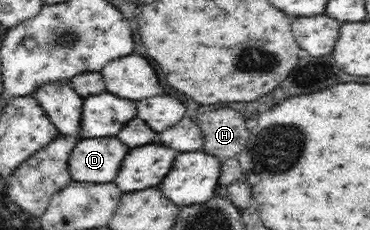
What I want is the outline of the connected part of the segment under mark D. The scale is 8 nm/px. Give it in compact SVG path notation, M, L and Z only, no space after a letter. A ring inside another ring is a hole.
M118 137L82 139L70 153L70 175L74 181L110 183L130 149Z

